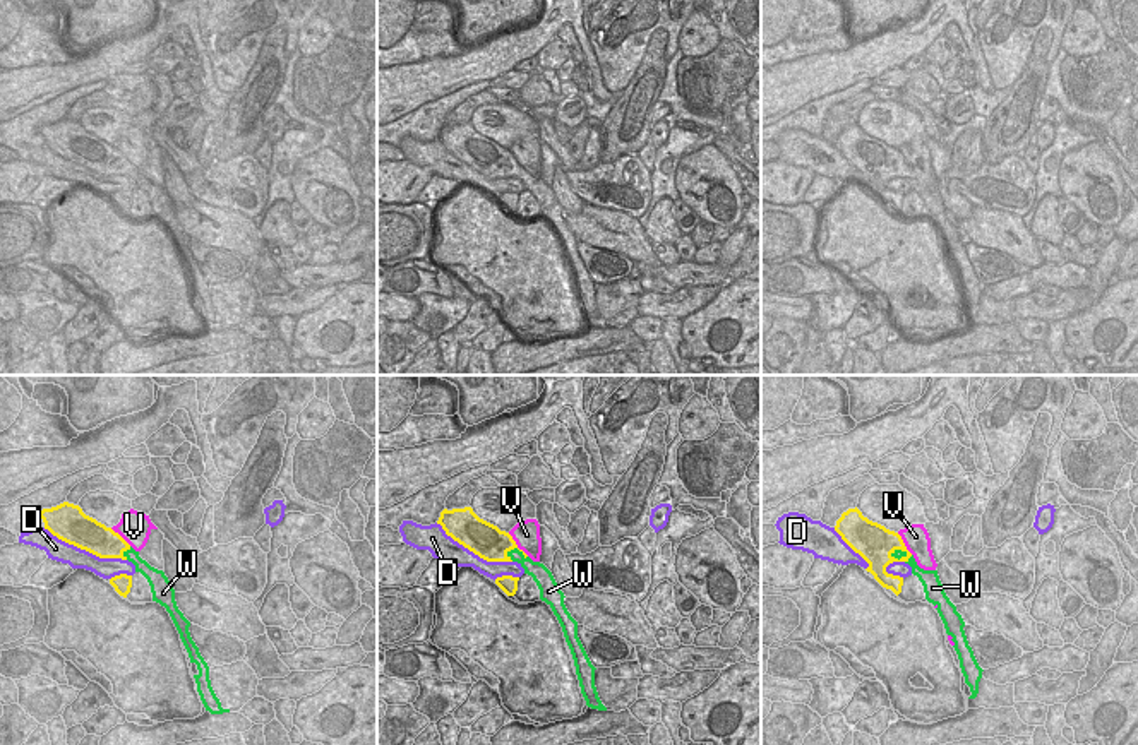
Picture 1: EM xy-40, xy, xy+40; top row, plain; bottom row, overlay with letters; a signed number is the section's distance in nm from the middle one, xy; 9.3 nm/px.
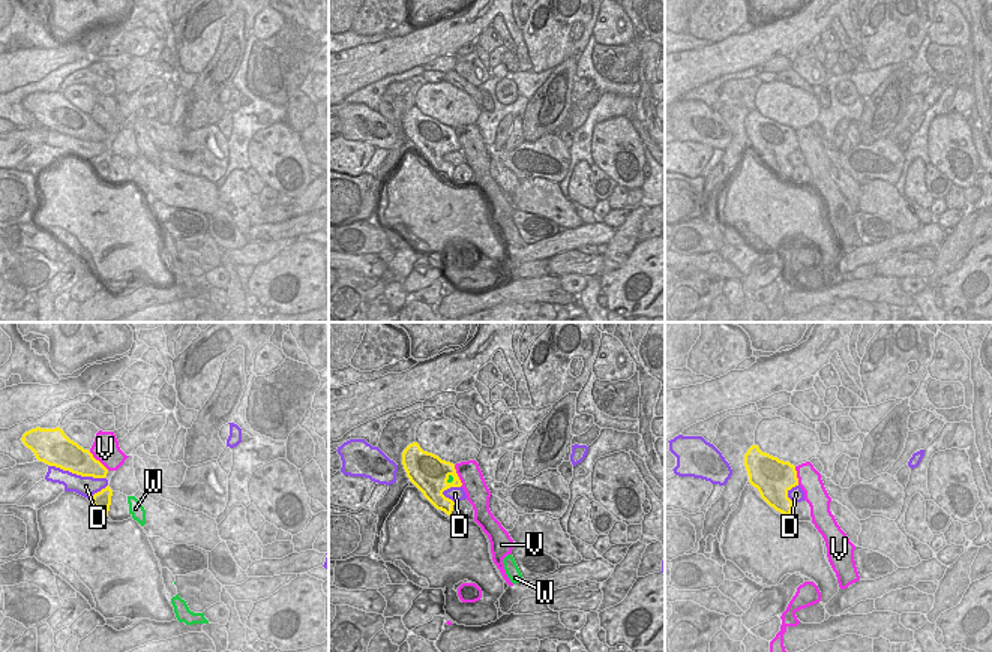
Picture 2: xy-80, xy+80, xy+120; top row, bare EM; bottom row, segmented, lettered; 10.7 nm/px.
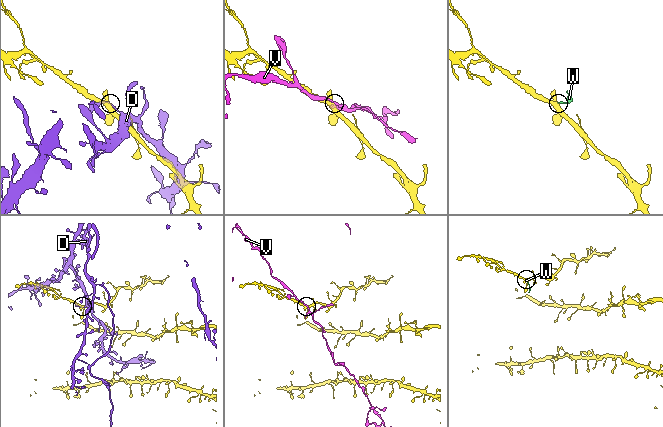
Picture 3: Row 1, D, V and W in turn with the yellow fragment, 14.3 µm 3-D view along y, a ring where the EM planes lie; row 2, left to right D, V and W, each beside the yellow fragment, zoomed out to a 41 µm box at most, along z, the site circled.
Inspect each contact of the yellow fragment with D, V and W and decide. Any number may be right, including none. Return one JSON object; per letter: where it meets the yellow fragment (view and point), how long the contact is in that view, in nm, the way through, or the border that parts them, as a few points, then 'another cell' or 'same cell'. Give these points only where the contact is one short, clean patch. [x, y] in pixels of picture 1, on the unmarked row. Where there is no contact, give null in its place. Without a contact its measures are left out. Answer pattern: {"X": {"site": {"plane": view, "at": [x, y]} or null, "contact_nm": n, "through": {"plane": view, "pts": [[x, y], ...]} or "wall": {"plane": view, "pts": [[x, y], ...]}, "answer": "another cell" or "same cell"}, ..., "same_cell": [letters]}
{"D": {"site": {"plane": "xy-40", "at": [84, 165]}, "contact_nm": 850, "answer": "another cell"}, "V": {"site": {"plane": "xy", "at": [516, 161]}, "contact_nm": 300, "answer": "another cell"}, "W": {"site": {"plane": "xy", "at": [516, 163]}, "contact_nm": 220, "wall": {"plane": "xy", "pts": [[506, 168], [518, 165], [527, 173]]}, "answer": "another cell"}, "same_cell": []}

